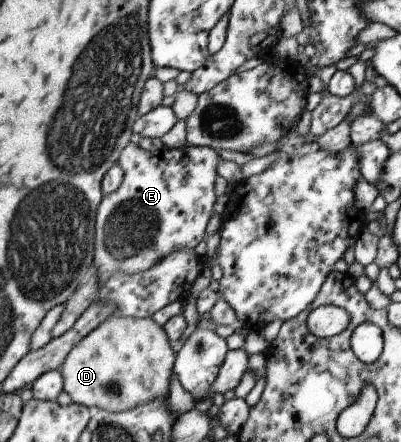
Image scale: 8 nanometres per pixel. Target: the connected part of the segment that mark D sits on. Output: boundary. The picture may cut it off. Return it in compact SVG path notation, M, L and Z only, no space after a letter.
M115 314L70 350L61 372L64 376L64 391L71 396L73 402L118 413L171 396L171 388L175 388L174 364L175 344L171 344L170 337L166 336L163 324L156 324L151 317L138 319Z

